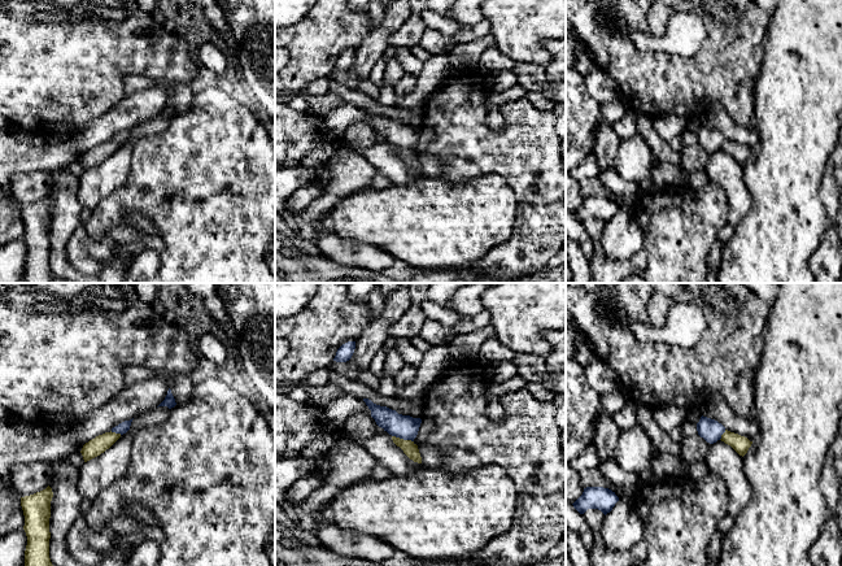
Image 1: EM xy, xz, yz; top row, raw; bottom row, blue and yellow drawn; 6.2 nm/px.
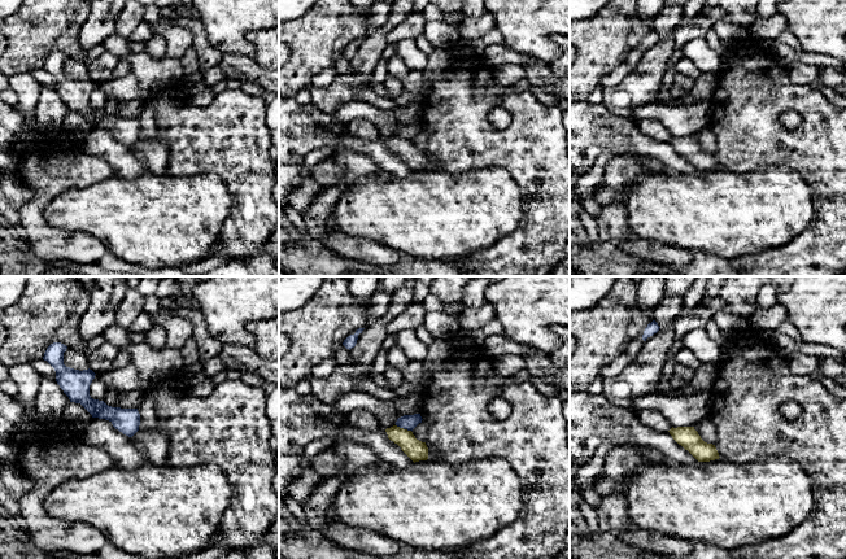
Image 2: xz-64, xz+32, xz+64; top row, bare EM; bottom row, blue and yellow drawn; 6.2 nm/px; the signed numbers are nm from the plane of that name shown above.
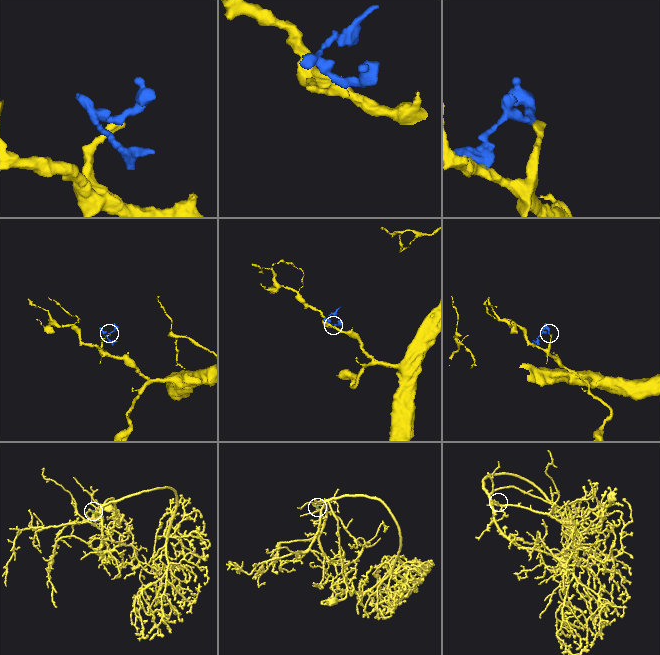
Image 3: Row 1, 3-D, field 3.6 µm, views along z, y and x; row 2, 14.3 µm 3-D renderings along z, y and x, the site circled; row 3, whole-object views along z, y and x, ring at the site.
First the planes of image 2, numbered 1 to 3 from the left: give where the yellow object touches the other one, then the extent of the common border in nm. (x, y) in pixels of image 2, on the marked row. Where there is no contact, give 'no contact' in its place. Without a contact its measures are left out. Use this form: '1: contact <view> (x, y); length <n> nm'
1: no contact
2: contact xz+32 (404, 428); length 100 nm
3: no contact

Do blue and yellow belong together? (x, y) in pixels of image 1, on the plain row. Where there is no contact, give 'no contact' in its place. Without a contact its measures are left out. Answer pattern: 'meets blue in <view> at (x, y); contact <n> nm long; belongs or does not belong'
meets blue in xz at (402, 147); contact 140 nm long; does not belong

